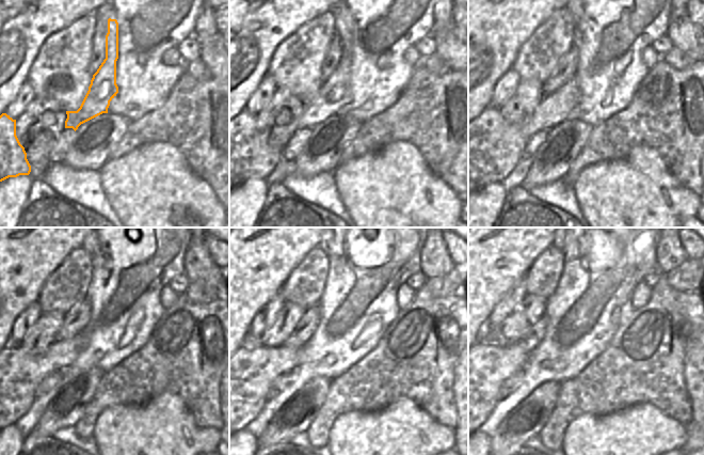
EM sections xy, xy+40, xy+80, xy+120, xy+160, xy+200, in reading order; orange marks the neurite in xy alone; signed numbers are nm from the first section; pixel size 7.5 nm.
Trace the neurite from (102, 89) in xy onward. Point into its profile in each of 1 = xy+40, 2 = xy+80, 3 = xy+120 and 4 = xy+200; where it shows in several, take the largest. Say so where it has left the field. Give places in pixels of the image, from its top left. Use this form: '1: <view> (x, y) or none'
1: xy+40 (335, 92)
2: xy+80 (490, 147)
3: xy+120 (12, 376)
4: xy+200 (490, 363)

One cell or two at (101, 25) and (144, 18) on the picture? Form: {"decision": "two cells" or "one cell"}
{"decision": "two cells"}

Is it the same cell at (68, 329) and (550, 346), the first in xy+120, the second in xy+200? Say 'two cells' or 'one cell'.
two cells

